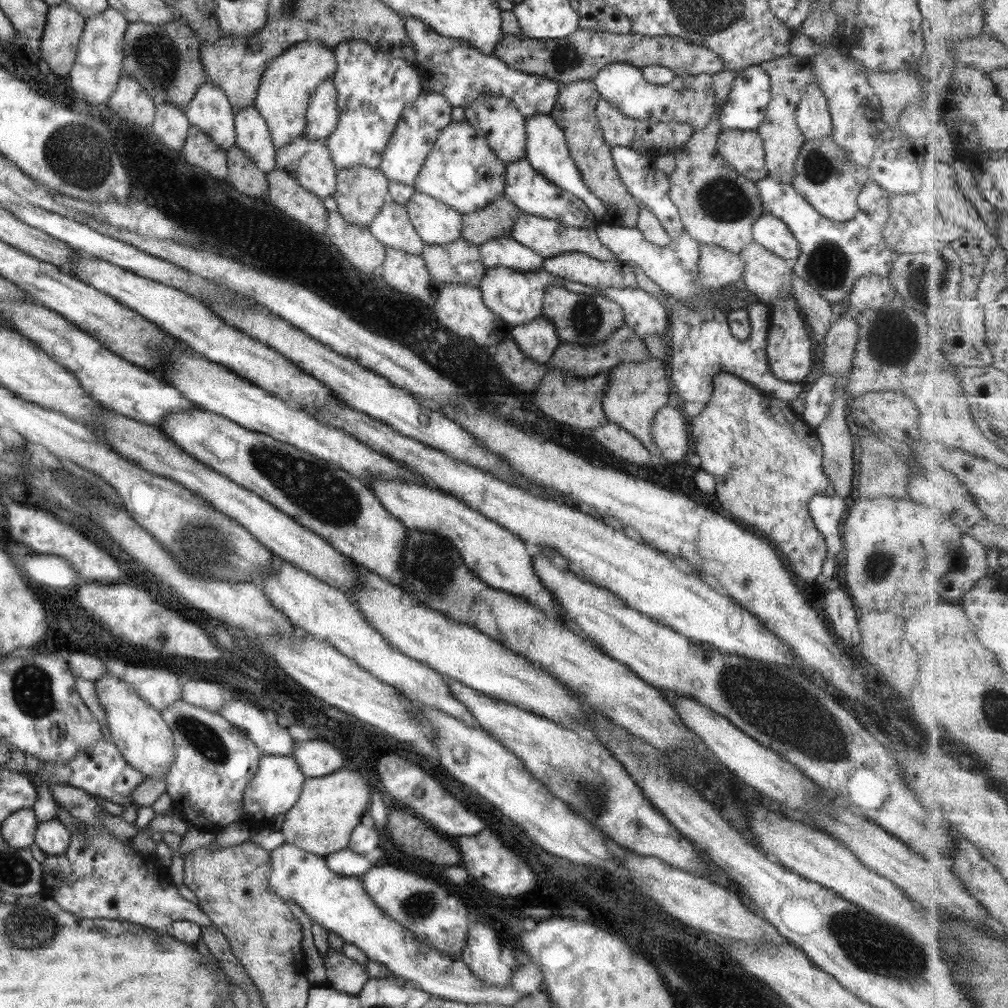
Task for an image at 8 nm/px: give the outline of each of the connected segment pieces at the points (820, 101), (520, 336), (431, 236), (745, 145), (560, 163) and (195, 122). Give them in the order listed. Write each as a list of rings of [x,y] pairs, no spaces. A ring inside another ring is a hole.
[[[814,84],[802,93],[795,115],[806,141],[828,136],[832,132],[826,95]]]
[[[543,315],[528,324],[510,328],[510,331],[518,348],[540,364],[546,365],[561,343],[556,327]]]
[[[415,192],[405,204],[410,222],[428,245],[446,245],[461,238],[463,215],[426,194]]]
[[[757,130],[721,131],[717,149],[740,176],[755,183],[767,176],[763,140]]]
[[[535,114],[534,116],[529,116],[526,118],[525,123],[527,136],[527,155],[525,157],[529,160],[532,168],[534,168],[538,174],[547,178],[552,184],[555,184],[562,190],[580,199],[593,212],[596,222],[600,222],[602,216],[608,213],[606,207],[597,196],[594,196],[589,191],[586,183],[582,180],[582,175],[575,165],[575,160],[569,153],[567,140],[565,139],[562,128],[549,114]]]
[[[210,80],[198,89],[185,112],[190,126],[198,127],[226,151],[235,146],[235,113],[228,97]]]

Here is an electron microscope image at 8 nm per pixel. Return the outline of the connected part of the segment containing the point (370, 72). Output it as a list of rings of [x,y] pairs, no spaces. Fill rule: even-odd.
[[[352,39],[340,41],[333,48],[337,69],[333,83],[337,90],[339,121],[336,130],[327,138],[327,147],[337,169],[367,166],[378,169],[384,151],[391,140],[402,111],[423,92],[416,69],[406,59],[396,58],[373,47],[368,41]]]

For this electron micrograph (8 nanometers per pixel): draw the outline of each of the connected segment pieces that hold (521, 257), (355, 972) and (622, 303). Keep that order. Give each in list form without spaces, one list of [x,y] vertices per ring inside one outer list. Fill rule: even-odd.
[[[511,237],[492,239],[479,246],[484,269],[503,267],[522,273],[540,273],[545,258]]]
[[[335,950],[327,952],[324,964],[327,970],[325,985],[349,995],[360,994],[370,977],[363,965]]]
[[[605,288],[606,298],[613,300],[624,315],[624,322],[640,339],[657,334],[662,340],[668,338],[668,308],[662,306],[649,293],[637,288]]]

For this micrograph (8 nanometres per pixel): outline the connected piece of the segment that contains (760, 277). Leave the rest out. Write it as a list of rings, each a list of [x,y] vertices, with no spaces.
[[[753,241],[740,253],[744,262],[743,280],[746,288],[756,295],[758,302],[770,306],[778,299],[793,297],[793,264],[772,255]]]

